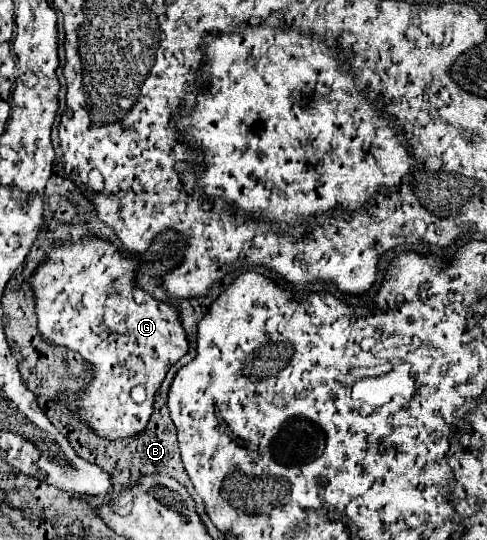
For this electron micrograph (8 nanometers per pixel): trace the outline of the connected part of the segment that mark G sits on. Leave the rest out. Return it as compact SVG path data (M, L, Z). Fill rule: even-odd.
M85 238L85 240L79 240L79 242L73 242L73 244L53 244L49 250L47 250L47 258L35 268L35 272L31 274L29 278L29 286L33 290L33 296L35 296L35 314L37 314L37 326L39 326L39 334L43 338L43 342L51 344L51 346L65 346L67 350L73 350L73 352L79 352L83 356L83 360L87 364L93 366L93 380L89 382L89 386L81 392L81 396L77 394L77 398L69 400L69 412L77 414L79 416L79 422L87 428L91 428L97 436L101 438L107 438L107 440L123 440L123 438L133 438L137 434L143 434L145 432L145 426L153 414L153 398L159 390L159 386L163 384L163 378L167 374L167 370L181 358L187 354L189 350L189 342L187 342L187 334L183 330L183 324L181 324L181 318L179 318L179 312L167 304L167 302L159 302L155 300L149 292L145 292L143 288L137 286L137 270L139 270L141 262L139 260L131 260L131 258L123 258L121 252L107 240L107 238ZM135 386L145 386L145 392L147 392L147 398L143 402L135 402L131 398L131 390Z

